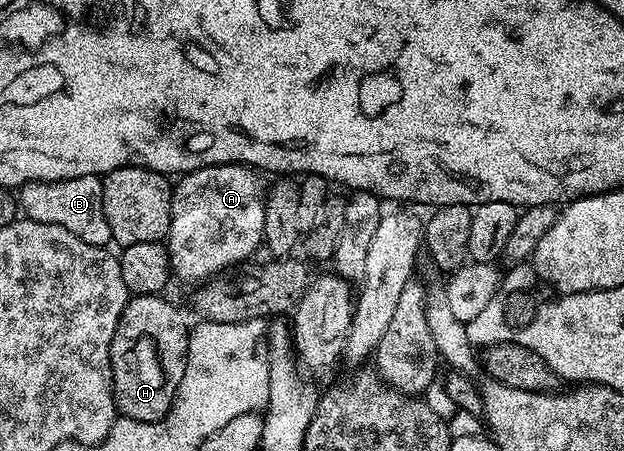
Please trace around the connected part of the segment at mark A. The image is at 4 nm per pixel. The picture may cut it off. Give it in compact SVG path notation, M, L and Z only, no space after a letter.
M208 165L202 169L192 169L190 173L184 174L181 181L172 186L173 202L171 203L171 227L167 238L167 248L169 250L169 267L174 278L178 277L185 285L200 286L202 283L226 272L228 265L237 265L240 261L248 262L253 252L262 248L265 239L265 196L267 193L266 186L261 186L262 178L259 175L249 175L247 171L241 171L241 165Z

